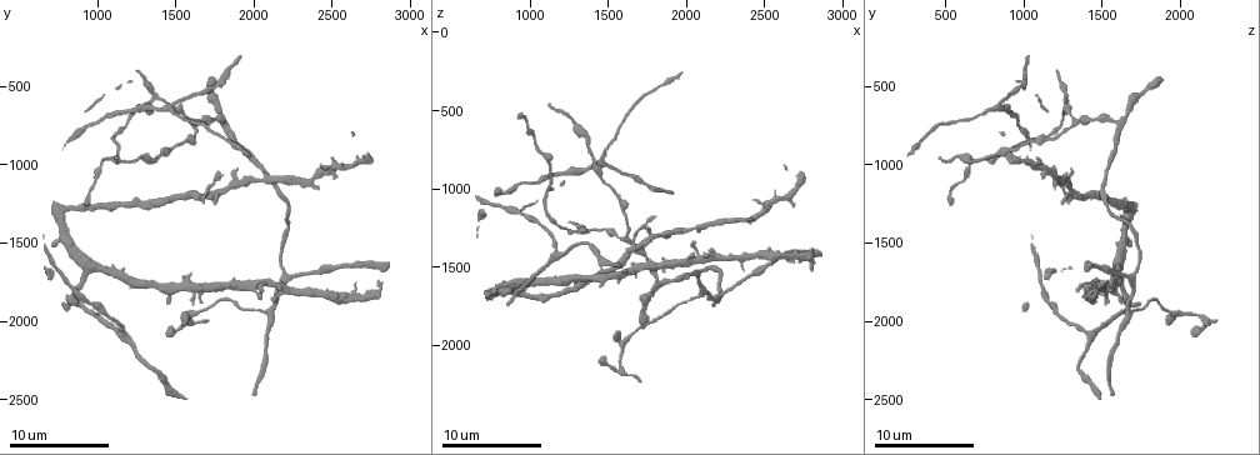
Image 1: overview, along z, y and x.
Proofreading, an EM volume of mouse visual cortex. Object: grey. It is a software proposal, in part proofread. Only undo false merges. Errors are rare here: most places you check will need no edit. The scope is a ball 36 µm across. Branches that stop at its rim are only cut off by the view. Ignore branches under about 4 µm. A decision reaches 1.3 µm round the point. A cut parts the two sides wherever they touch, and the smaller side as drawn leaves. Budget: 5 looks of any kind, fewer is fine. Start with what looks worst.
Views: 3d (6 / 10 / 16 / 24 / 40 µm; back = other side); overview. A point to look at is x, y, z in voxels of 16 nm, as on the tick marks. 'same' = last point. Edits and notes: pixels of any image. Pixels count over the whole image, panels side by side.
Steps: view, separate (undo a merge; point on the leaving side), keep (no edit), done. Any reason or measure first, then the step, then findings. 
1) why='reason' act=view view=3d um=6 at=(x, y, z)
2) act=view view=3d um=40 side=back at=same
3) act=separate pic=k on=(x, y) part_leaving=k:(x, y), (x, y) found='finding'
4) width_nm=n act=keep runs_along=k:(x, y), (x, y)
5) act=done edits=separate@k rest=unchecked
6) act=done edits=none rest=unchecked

act=view view=3d um=10 at=(1620, 740, 1320)

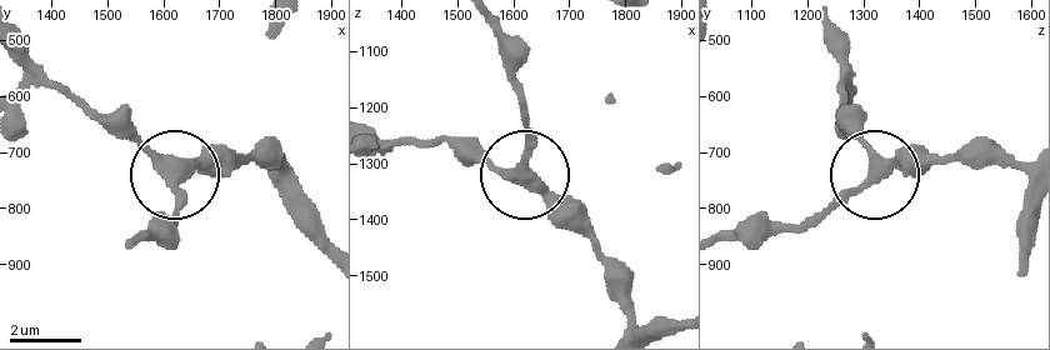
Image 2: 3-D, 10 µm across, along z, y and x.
width_nm=320 act=keep found='all the same neuron'

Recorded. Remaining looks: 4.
why='three-way junction' act=view view=3d um=10 at=(2200, 1720, 1720)

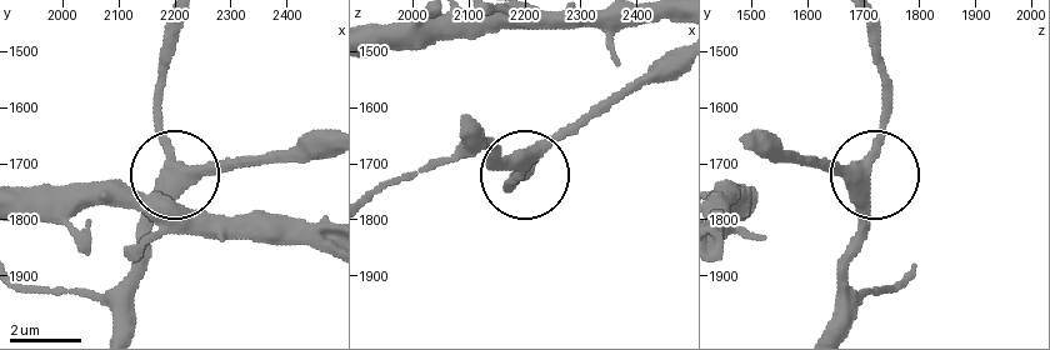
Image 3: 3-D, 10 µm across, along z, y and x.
act=keep runs_along=3:(748, 136), (806, 164), (864, 173), (858, 250) found='all the same neuron'

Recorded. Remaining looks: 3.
act=done edits=none rest=unchecked

